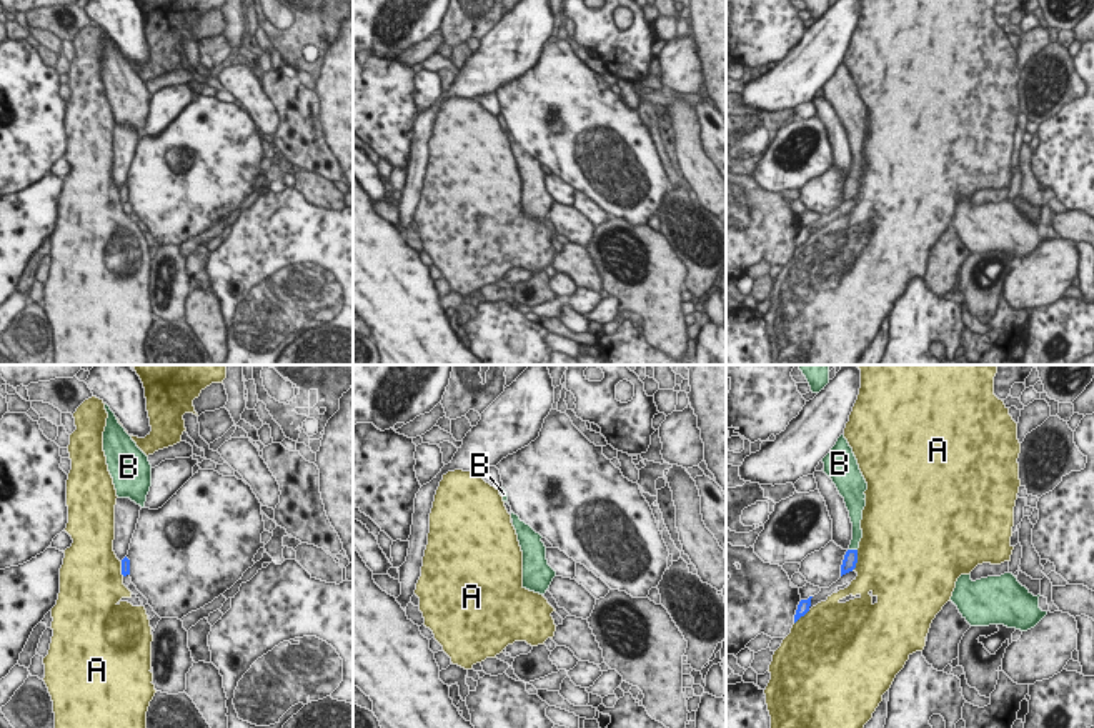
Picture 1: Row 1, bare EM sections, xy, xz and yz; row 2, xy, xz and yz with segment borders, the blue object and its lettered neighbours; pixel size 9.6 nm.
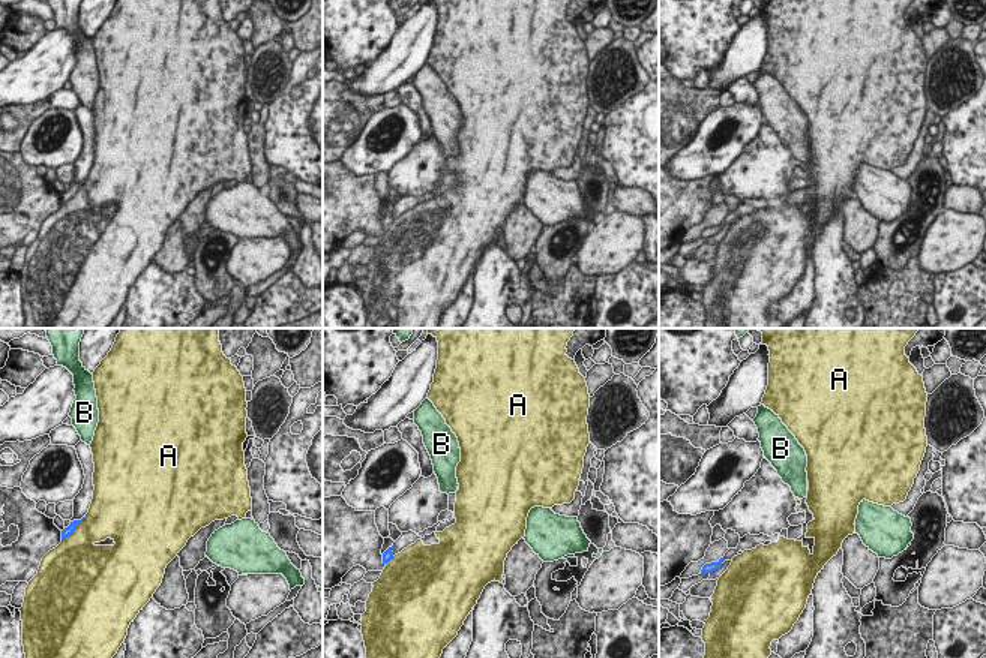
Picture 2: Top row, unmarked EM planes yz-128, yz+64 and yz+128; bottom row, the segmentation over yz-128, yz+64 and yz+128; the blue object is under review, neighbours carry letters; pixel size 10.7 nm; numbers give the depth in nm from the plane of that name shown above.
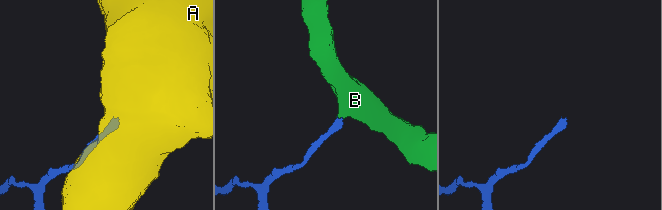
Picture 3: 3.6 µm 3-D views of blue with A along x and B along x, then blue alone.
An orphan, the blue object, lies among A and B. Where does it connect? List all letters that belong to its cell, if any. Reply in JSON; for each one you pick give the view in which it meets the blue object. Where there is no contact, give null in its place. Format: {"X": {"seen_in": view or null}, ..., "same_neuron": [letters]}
{"B": {"seen_in": "yz"}, "same_neuron": ["B"]}

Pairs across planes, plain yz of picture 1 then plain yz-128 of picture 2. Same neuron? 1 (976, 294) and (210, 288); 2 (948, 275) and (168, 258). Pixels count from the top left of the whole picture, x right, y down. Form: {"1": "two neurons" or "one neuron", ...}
{"1": "one neuron", "2": "one neuron"}

